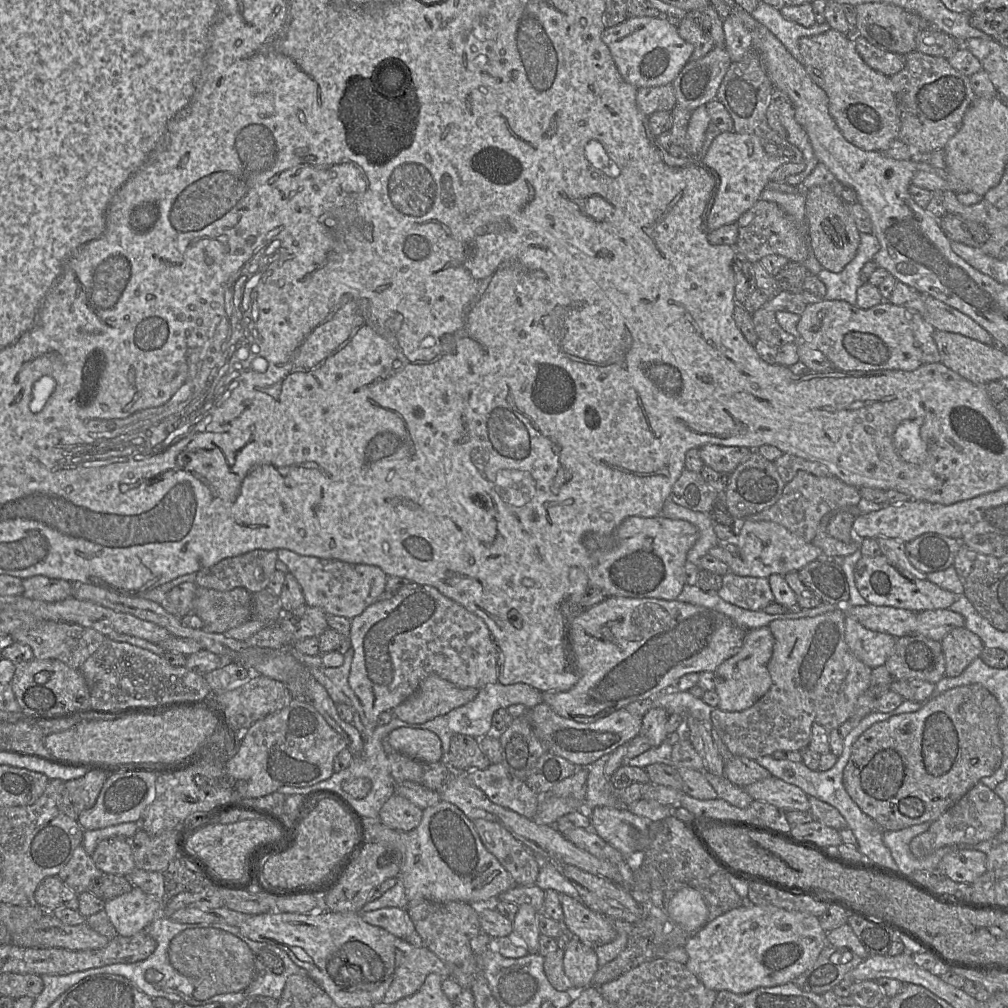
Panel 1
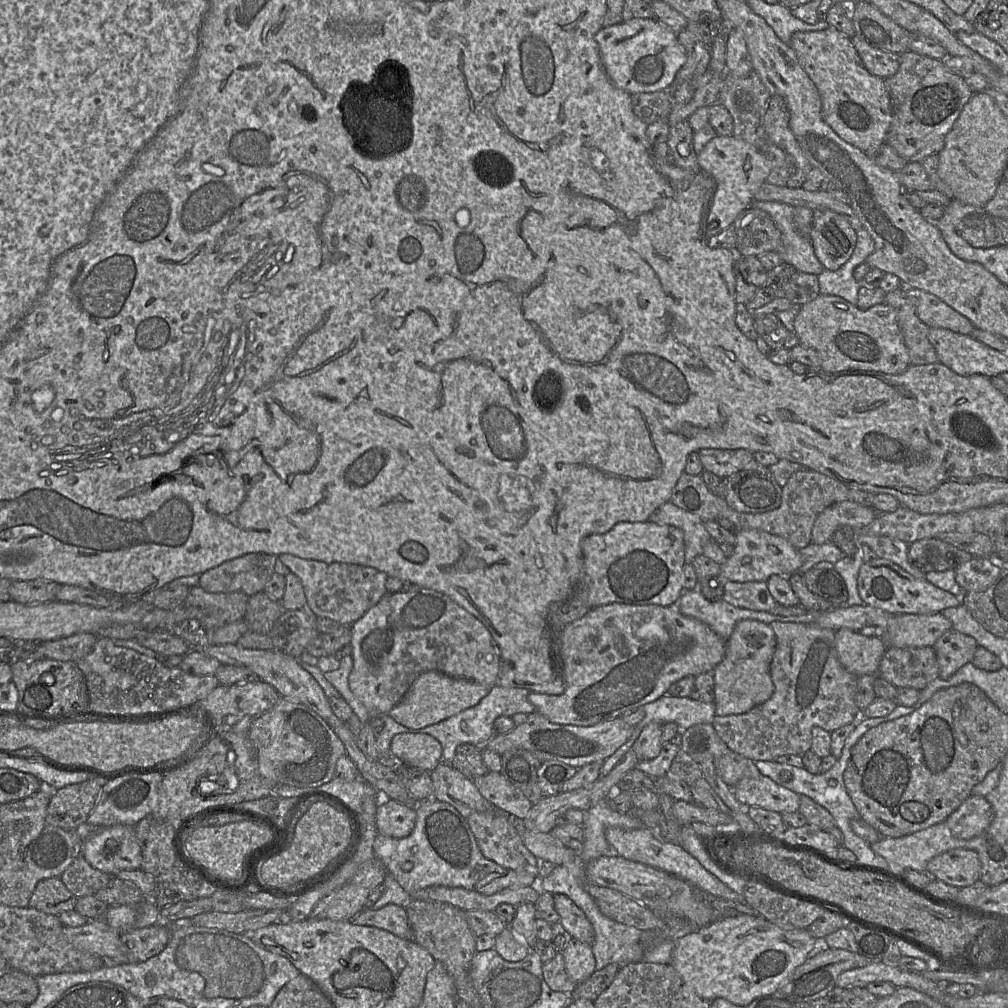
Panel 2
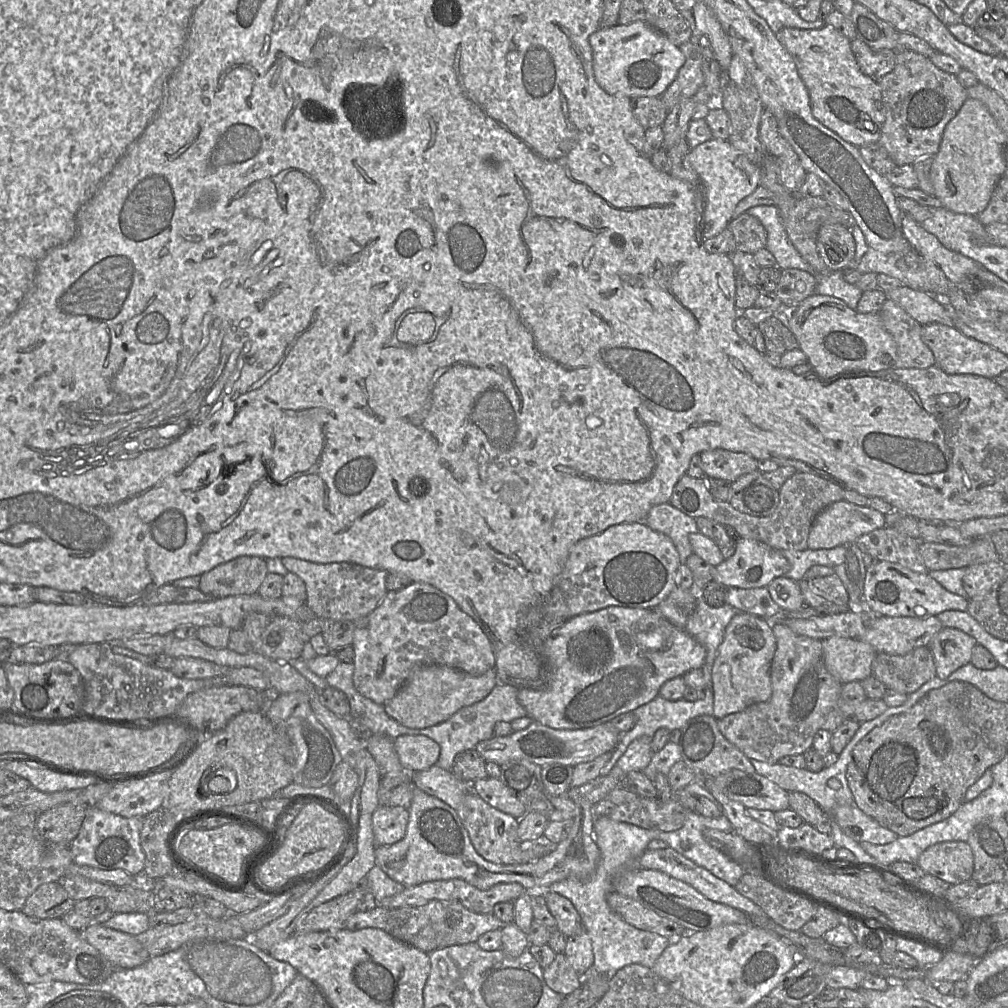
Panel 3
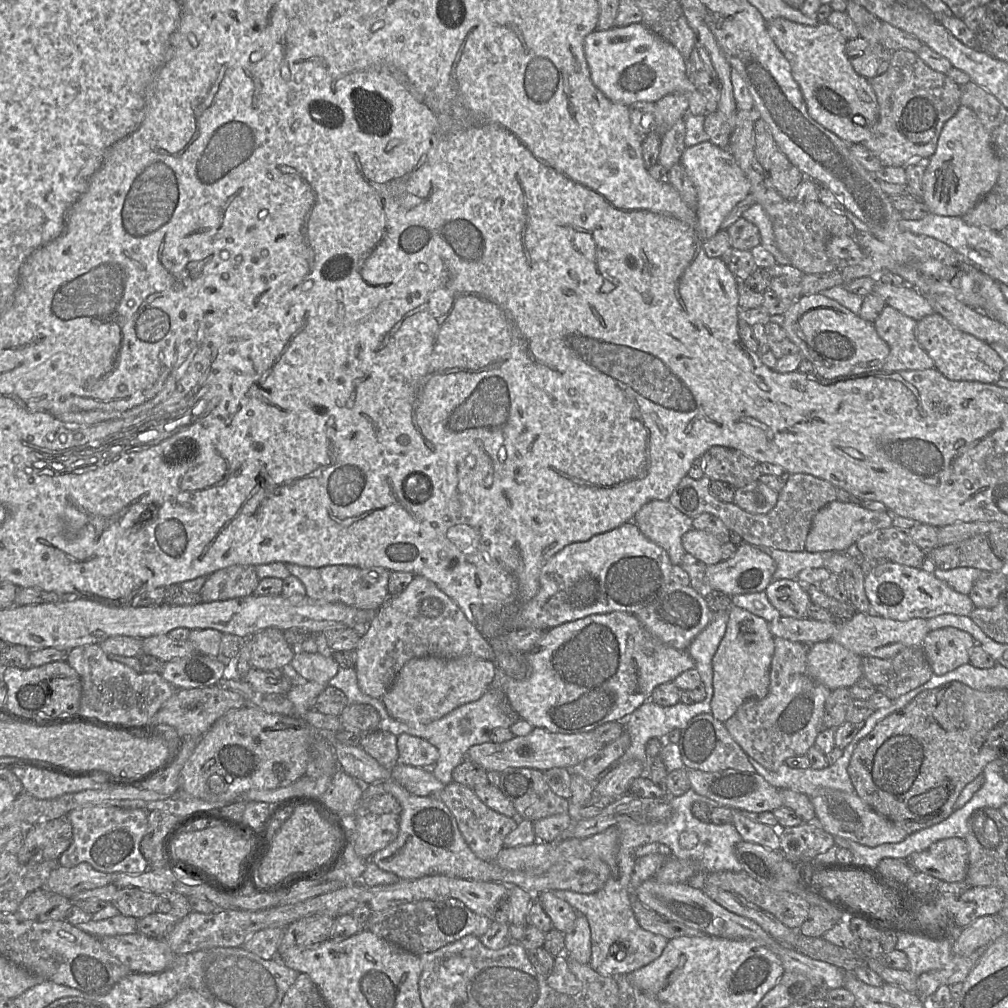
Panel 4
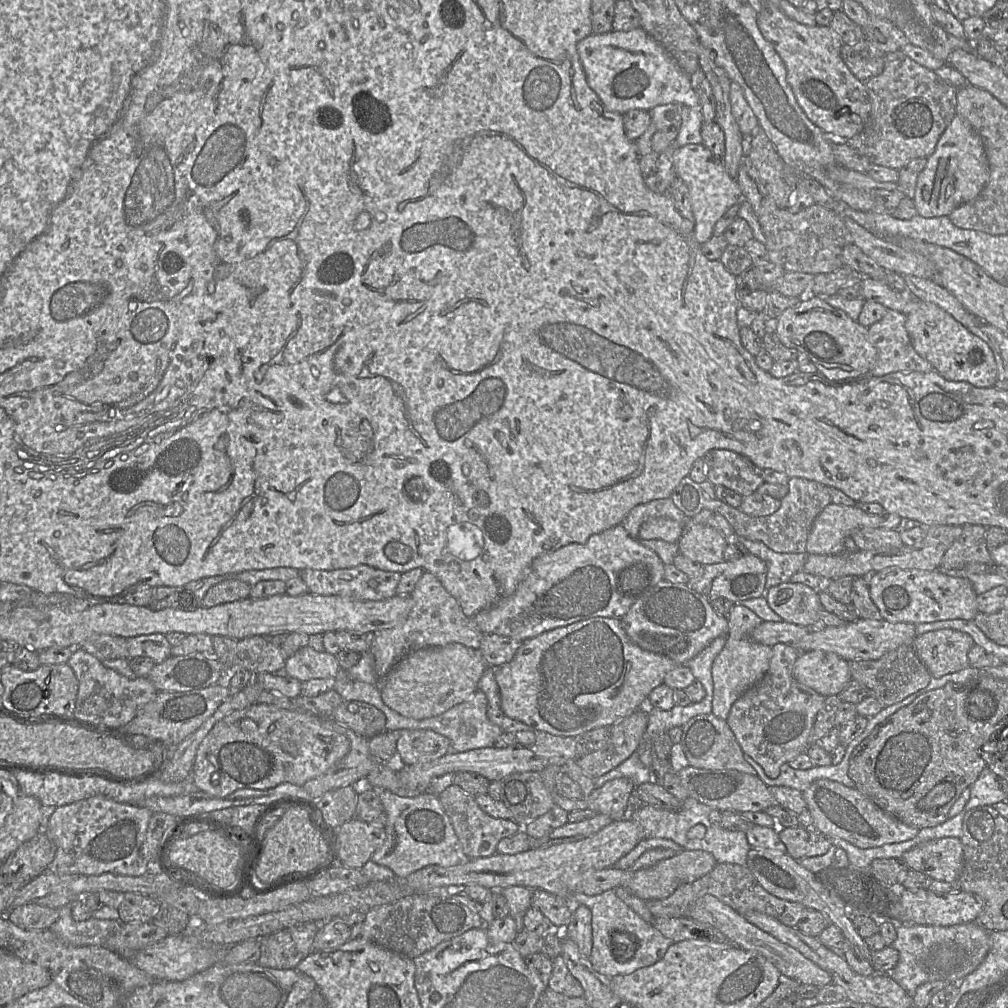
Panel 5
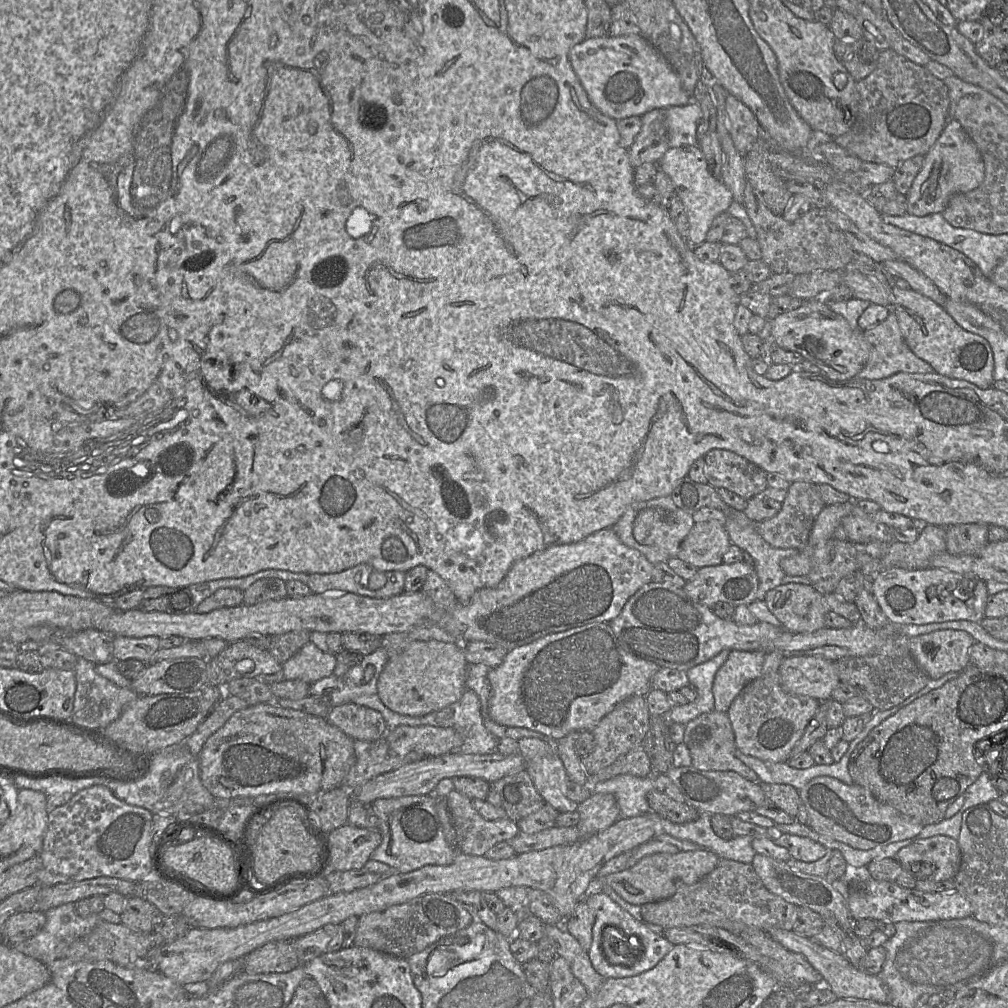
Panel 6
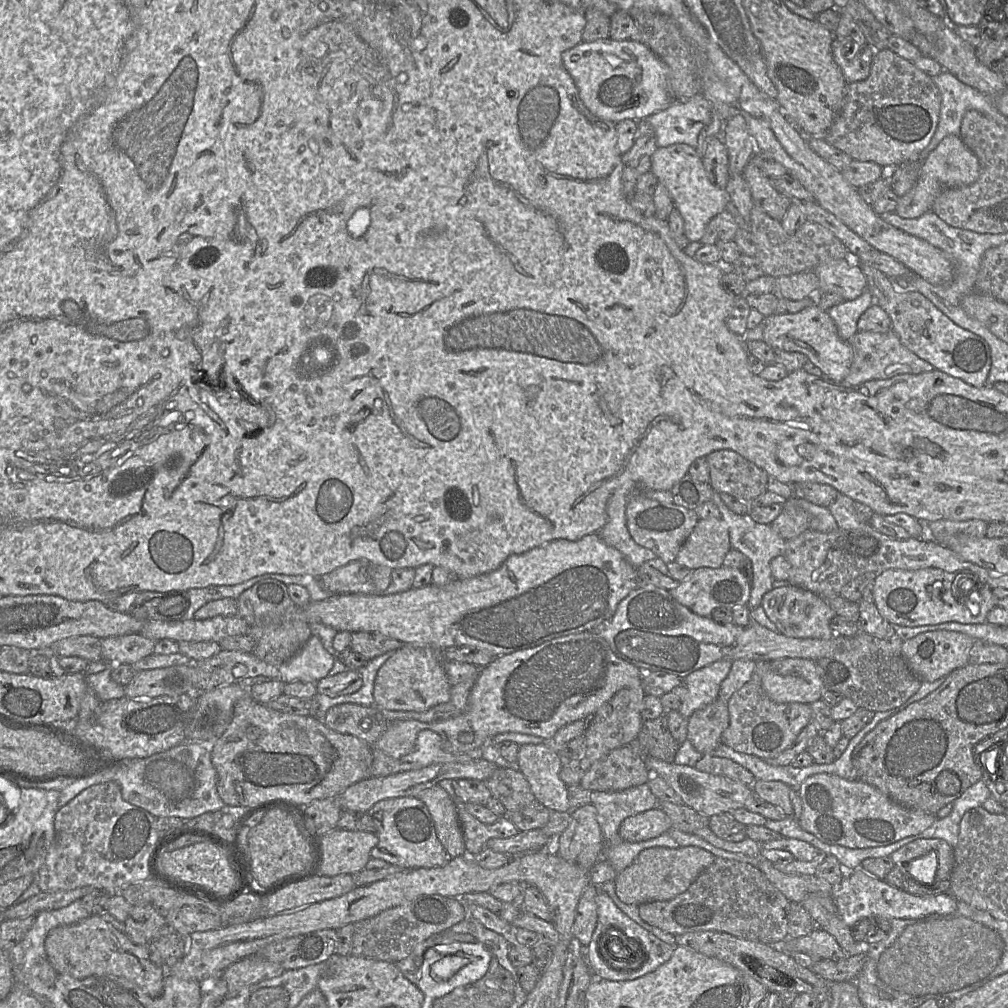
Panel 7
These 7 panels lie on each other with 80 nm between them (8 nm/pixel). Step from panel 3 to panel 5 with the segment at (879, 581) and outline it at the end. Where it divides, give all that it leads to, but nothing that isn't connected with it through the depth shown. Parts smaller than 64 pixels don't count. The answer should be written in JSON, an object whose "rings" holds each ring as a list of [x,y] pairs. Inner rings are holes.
{"rings":[[[888,567],[873,574],[869,583],[872,601],[890,623],[922,624],[942,620],[974,620],[979,613],[977,594],[966,578],[948,576],[939,570]]]}

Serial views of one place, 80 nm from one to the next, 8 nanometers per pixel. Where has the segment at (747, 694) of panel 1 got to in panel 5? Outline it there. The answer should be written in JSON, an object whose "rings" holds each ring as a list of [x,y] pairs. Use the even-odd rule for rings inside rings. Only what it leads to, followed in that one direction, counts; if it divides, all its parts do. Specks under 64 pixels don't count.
{"rings":[[[735,604],[727,619],[726,643],[712,664],[712,714],[723,720],[728,718],[733,703],[764,677],[772,657],[772,647],[756,643],[749,638],[750,632],[763,622],[753,611],[741,604]]]}

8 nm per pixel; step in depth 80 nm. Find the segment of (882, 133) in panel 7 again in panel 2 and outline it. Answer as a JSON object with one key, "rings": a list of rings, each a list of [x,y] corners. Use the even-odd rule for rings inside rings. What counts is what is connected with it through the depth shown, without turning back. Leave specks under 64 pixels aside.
{"rings":[[[907,51],[900,55],[899,70],[884,80],[891,99],[892,115],[886,142],[907,162],[921,162],[930,155],[938,154],[944,148],[946,135],[974,94],[965,78],[949,70],[940,59]]]}

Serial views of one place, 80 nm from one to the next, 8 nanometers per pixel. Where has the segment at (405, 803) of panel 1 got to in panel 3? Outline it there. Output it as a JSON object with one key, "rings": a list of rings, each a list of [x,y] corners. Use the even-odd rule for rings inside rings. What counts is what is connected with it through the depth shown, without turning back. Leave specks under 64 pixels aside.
{"rings":[[[379,805],[372,815],[372,826],[377,845],[392,845],[405,837],[409,811],[401,806]]]}

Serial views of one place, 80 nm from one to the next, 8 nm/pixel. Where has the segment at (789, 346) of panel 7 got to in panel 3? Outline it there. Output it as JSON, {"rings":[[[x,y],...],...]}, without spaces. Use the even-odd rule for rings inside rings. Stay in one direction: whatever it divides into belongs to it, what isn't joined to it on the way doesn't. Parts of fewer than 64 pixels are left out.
{"rings":[[[814,293],[788,311],[788,321],[788,328],[795,336],[799,348],[807,356],[807,362],[811,364],[812,370],[823,379],[842,373],[879,372],[894,369],[897,345],[891,334],[884,328],[879,313],[861,314],[849,308],[838,298]]]}

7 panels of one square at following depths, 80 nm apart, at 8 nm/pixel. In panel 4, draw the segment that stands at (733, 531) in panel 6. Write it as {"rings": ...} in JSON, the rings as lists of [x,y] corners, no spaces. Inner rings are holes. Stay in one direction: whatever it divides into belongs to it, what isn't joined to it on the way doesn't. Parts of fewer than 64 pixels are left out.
{"rings":[[[757,546],[768,554],[776,563],[776,570],[772,575],[773,580],[797,580],[798,573],[807,568],[822,568],[825,561],[836,552],[808,552],[806,550],[791,552]]]}

